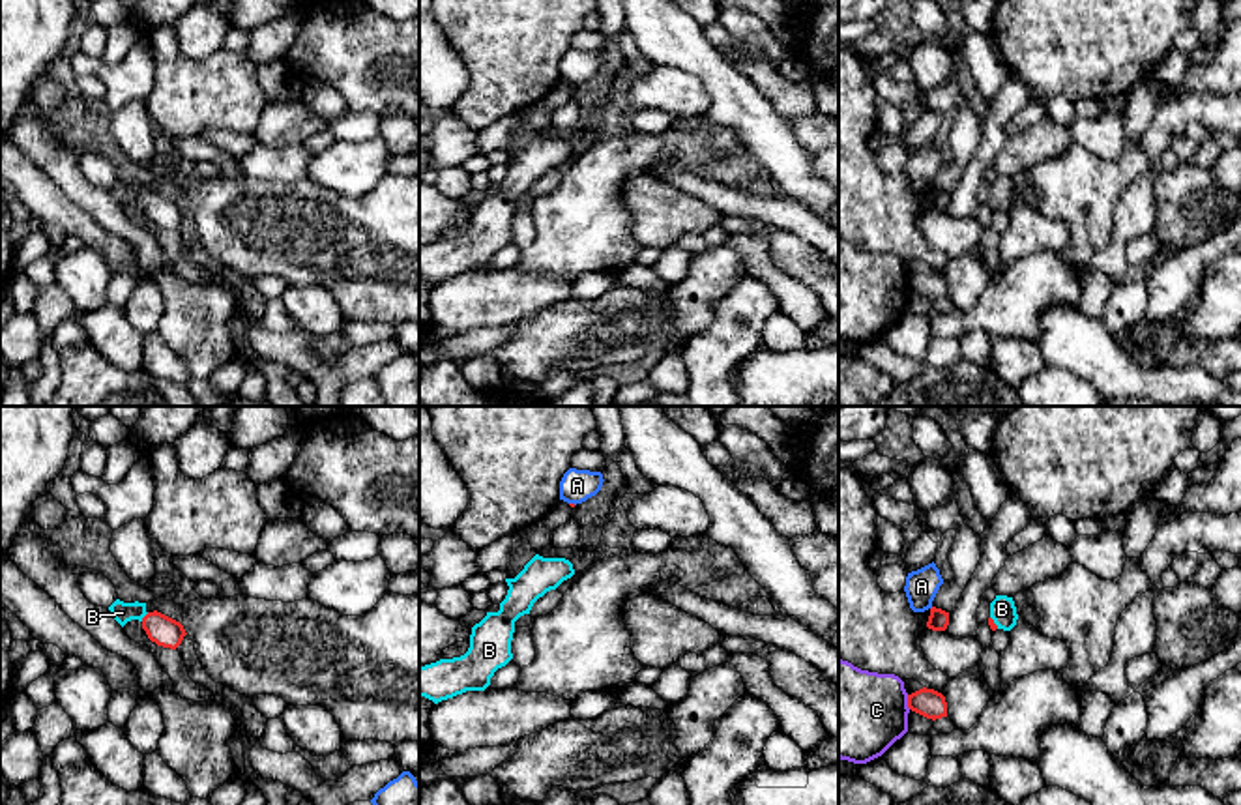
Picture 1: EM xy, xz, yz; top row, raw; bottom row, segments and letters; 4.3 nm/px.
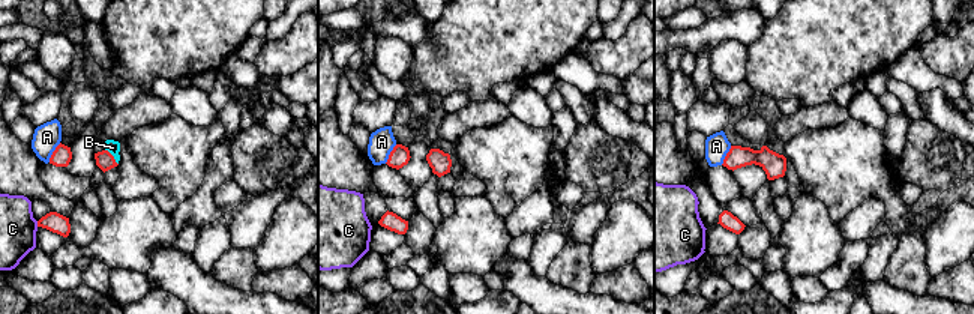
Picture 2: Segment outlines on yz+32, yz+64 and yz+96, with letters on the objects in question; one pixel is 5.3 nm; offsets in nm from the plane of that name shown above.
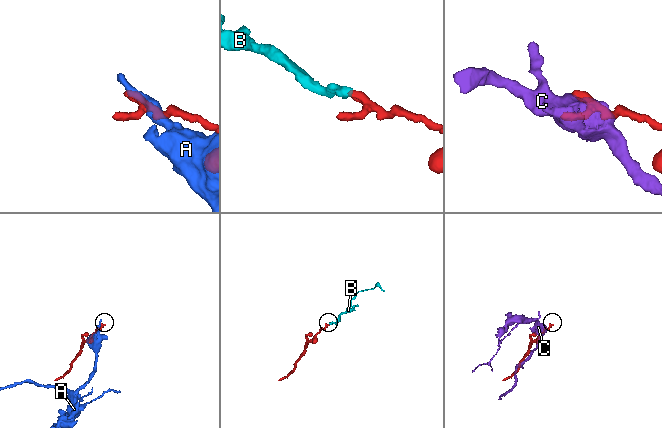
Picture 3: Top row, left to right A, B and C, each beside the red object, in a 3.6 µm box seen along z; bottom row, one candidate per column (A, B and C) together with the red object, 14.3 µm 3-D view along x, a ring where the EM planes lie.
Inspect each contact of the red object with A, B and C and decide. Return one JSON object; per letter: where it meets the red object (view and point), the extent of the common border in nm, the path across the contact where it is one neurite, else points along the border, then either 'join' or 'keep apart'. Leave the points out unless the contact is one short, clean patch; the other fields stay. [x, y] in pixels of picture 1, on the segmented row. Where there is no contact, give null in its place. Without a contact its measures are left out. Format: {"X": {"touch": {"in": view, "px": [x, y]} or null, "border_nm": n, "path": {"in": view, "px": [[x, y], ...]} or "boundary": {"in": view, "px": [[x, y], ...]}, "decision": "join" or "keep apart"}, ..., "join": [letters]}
{"A": {"touch": {"in": "xz", "px": [573, 504]}, "border_nm": 30, "decision": "keep apart"}, "B": {"touch": {"in": "xy", "px": [145, 616]}, "border_nm": 50, "path": {"in": "xy", "px": [[161, 629], [145, 616], [122, 613]]}, "decision": "join"}, "C": {"touch": {"in": "yz", "px": [908, 702]}, "border_nm": 70, "boundary": {"in": "yz", "px": [[906, 695], [910, 708]]}, "decision": "keep apart"}, "join": ["B"]}

